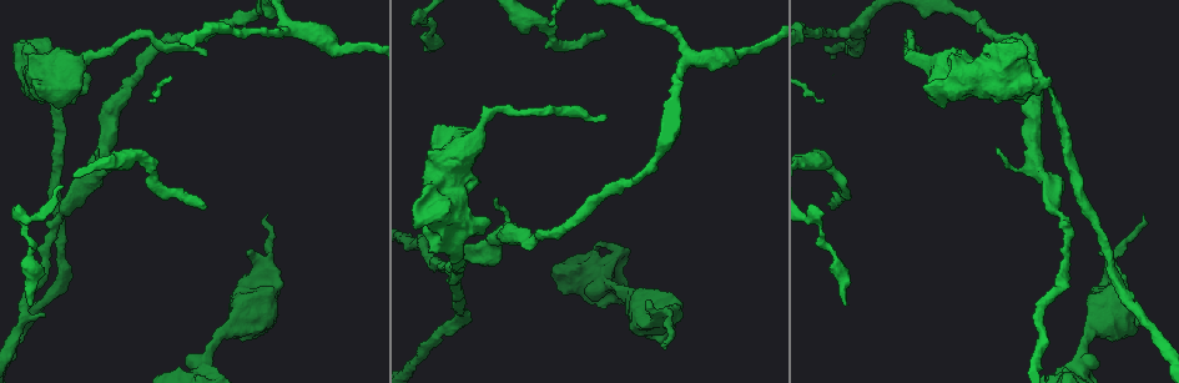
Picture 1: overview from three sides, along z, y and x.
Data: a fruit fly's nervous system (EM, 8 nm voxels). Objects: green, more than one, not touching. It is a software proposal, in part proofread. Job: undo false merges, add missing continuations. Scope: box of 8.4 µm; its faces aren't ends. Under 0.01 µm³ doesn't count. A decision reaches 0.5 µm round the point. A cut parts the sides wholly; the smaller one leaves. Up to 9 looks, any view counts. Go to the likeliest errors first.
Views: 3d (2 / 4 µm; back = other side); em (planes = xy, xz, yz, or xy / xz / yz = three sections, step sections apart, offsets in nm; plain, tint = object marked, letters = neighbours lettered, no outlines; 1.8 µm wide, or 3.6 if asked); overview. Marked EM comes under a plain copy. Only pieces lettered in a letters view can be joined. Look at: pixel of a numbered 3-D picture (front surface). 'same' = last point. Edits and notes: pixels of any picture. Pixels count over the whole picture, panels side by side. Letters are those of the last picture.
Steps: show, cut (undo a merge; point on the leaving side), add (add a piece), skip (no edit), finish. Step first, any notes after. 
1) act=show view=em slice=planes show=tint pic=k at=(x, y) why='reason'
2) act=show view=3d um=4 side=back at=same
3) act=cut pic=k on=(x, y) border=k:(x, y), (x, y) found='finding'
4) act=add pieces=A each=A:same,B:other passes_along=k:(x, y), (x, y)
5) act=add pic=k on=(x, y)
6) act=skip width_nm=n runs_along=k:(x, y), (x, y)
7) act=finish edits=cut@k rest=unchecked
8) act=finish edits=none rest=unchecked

act=show view=em slice=xy step=4 show=letters pic=1 at=(206, 205) why='an open end'

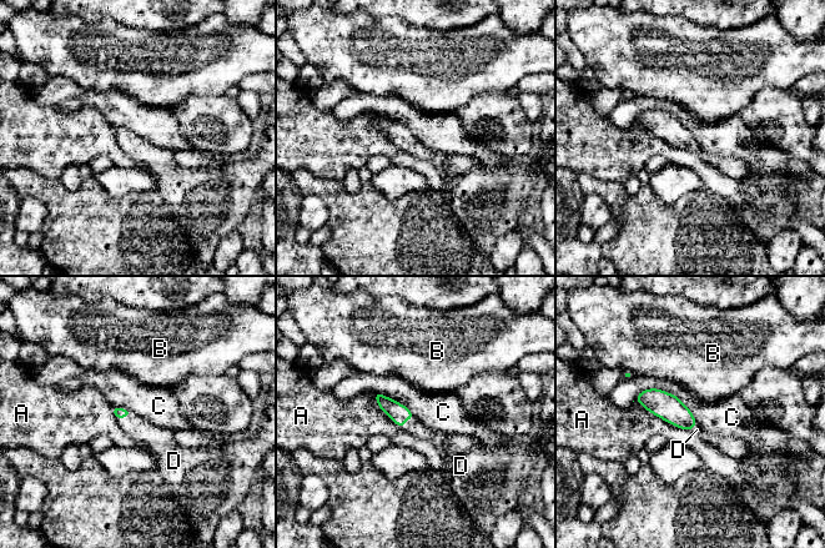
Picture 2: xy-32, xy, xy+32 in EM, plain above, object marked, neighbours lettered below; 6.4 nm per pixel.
act=show view=em slice=planes show=letters at=same why='cut it another way'

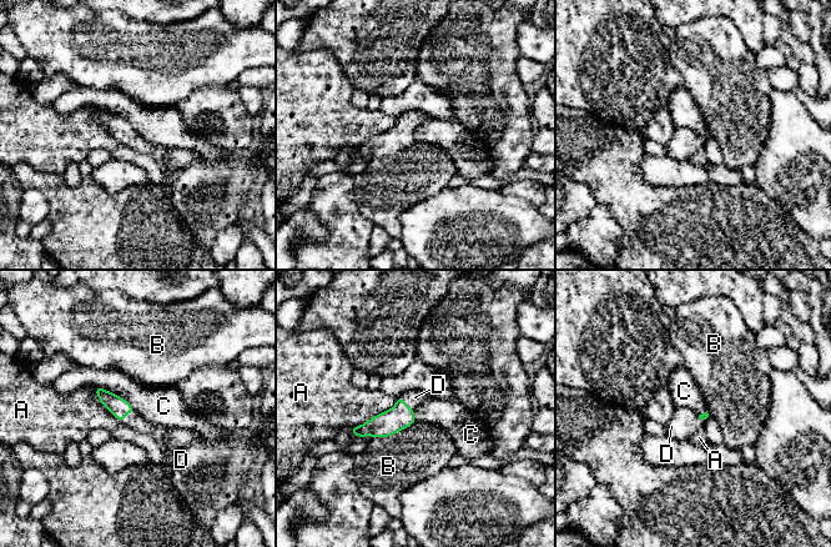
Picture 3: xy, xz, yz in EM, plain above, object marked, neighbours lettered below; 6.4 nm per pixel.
act=add pieces=D longest_contact=A:360nm each=A:other,B:other,C:other,D:same found='it goes on there'

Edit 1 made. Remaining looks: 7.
act=show view=em slice=planes show=letters pic=1 at=(647, 300) why='free end'

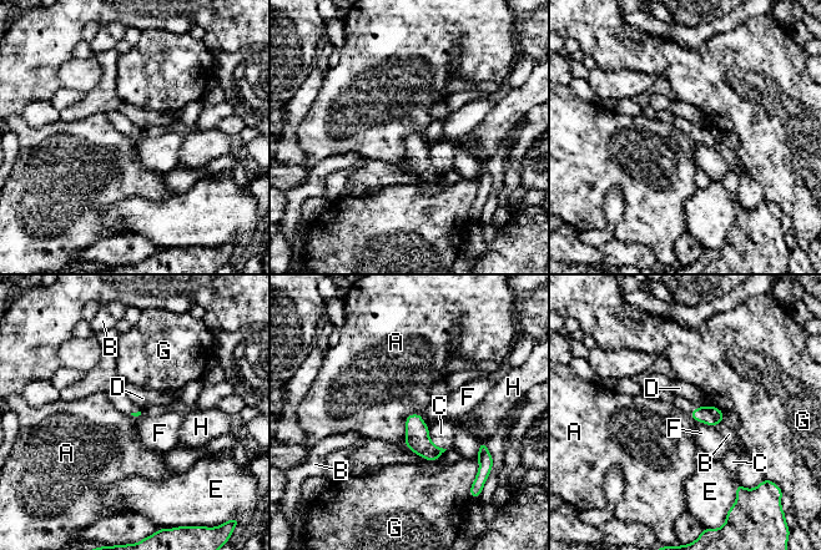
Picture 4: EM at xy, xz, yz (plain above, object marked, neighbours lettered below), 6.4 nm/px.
act=skip each=A:other,B:other,C:other,D:other,E:other,F:other,G:other,H:other found='no lettered piece goes on from it'

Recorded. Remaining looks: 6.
act=show view=em slice=planes show=letters pic=1 at=(206, 55) why='an open end'

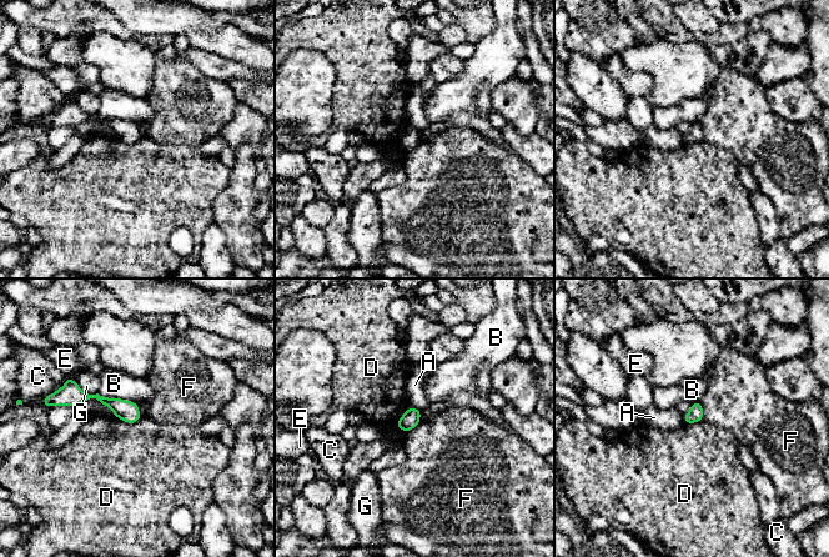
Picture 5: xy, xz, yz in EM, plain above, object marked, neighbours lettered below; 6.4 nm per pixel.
act=skip each=A:other,B:other,C:other,D:other,E:other,F:other,G:other found='no lettered piece goes on from it'

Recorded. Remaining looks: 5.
act=show view=3d um=4 side=back pic=1 at=(429, 184) why='free end'

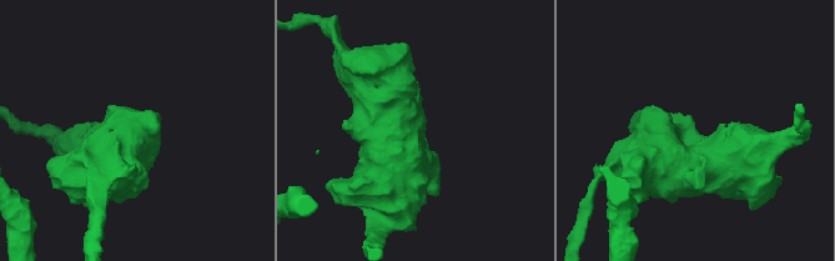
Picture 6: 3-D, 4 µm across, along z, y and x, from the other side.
act=show view=em um=3.6 slice=yz step=8 show=letters pic=6 at=(691, 118) why='shape alone is not enough'

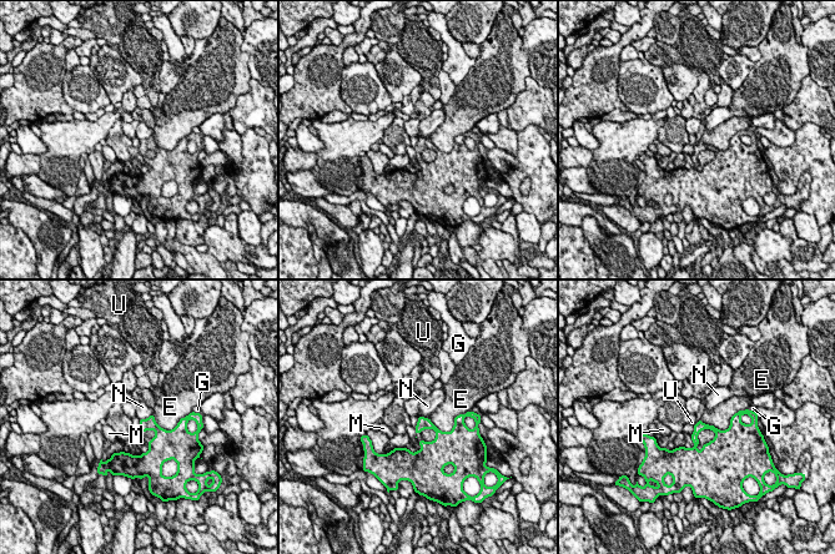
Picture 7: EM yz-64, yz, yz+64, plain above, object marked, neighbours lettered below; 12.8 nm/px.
act=show view=em um=3.6 slice=planes show=letters at=same why='another direction'

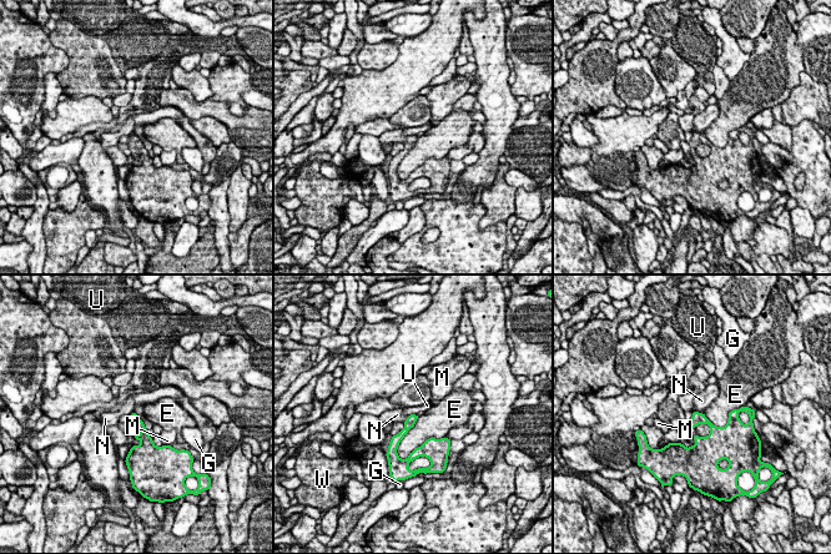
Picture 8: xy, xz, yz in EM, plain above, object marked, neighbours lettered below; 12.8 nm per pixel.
act=skip each=E:other,G:other,M:other,N:other,U:other,W:other border=8:(134, 412), (125, 424) found='none of them fits'

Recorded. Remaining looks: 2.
act=finish edits=add@3 rest=unchecked

